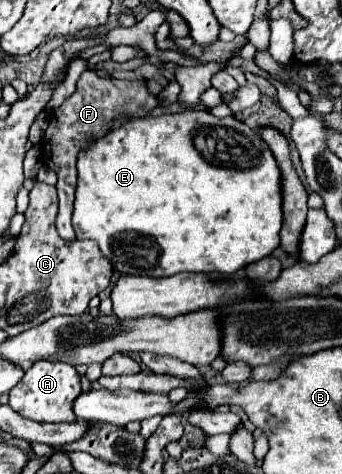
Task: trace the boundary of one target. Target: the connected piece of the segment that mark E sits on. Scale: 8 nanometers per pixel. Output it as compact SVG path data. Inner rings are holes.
M183 110L177 114L149 116L149 118L125 122L123 126L111 130L101 140L91 142L91 146L79 154L77 170L79 170L79 180L77 180L77 196L75 196L75 212L73 212L75 234L79 240L95 240L101 252L113 264L113 270L117 274L137 274L137 276L157 276L157 278L173 276L179 272L235 274L247 264L269 256L279 246L279 230L283 224L281 170L271 154L271 148L259 136L259 132L255 132L245 122L239 122L233 116L221 120L211 116L209 110Z

